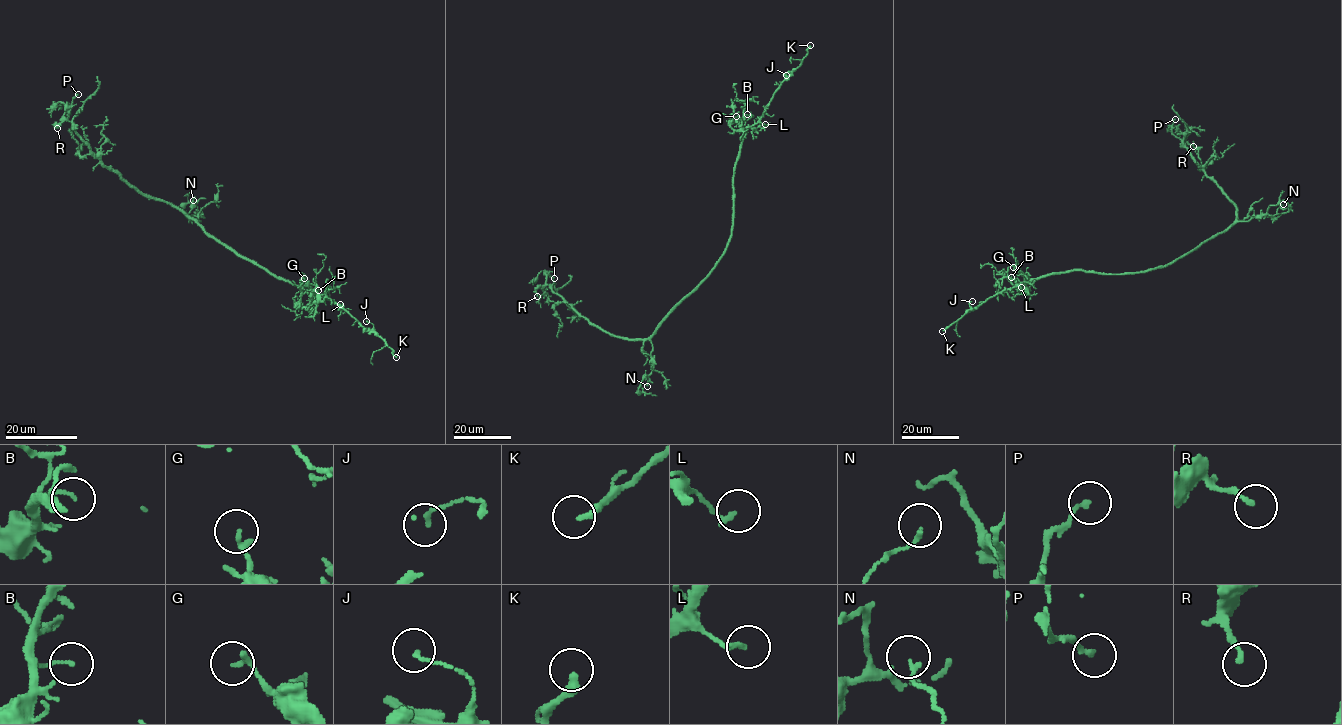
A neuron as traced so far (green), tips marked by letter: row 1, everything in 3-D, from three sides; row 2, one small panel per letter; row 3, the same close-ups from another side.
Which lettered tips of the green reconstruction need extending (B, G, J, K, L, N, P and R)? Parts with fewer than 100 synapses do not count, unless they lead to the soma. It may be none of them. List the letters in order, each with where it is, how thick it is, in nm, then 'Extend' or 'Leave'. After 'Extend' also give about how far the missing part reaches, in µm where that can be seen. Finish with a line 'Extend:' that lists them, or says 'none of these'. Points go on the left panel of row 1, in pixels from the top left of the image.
B: Place: (318, 290). Thickness 110 nm. Leave
G: Place: (304, 278). Thickness 220 nm. Leave
J: Place: (366, 321). Thickness 130 nm. Leave
K: Place: (396, 357). Thickness 260 nm. Extend. Missing length about 50 µm
L: Place: (340, 304). Thickness 150 nm. Leave
N: Place: (193, 200). Thickness 150 nm. Leave
P: Place: (78, 94). Thickness 180 nm. Leave
R: Place: (57, 128). Thickness 170 nm. Leave
Extend: K

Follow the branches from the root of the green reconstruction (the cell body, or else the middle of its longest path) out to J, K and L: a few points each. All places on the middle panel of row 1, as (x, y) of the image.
J: (706, 276), (722, 255), (731, 235), (733, 175), (743, 134), (757, 122), (775, 90), (792, 72), (786, 75)
K: (706, 276), (722, 255), (731, 235), (733, 175), (743, 134), (762, 115), (775, 90), (799, 65), (810, 45)
L: (706, 276), (722, 255), (731, 235), (733, 175), (743, 134), (758, 123), (765, 124)

